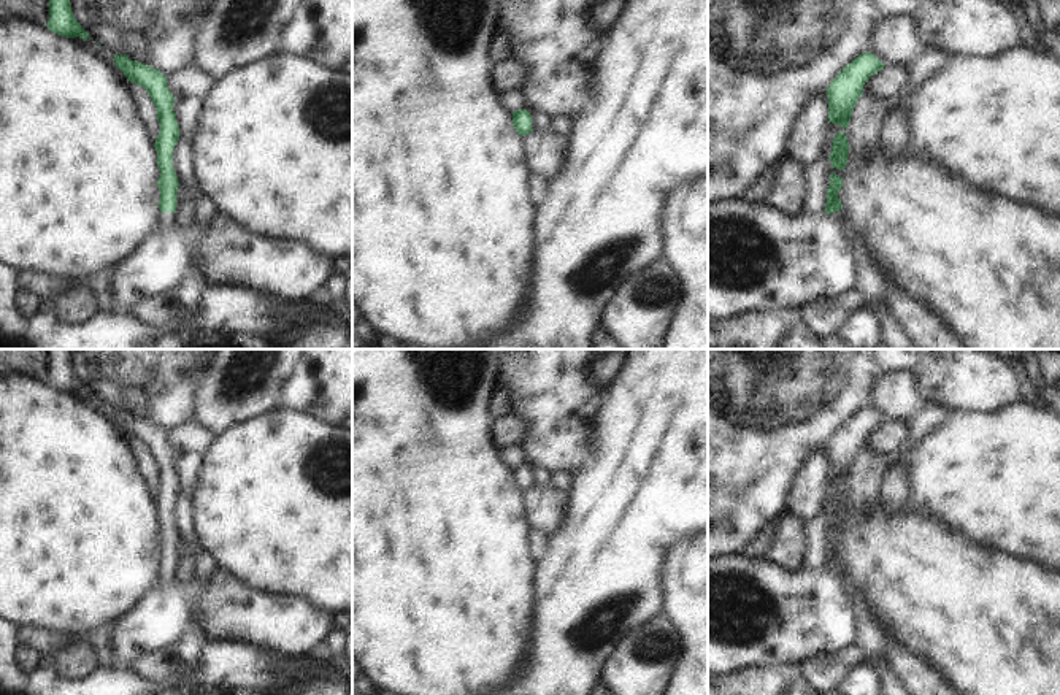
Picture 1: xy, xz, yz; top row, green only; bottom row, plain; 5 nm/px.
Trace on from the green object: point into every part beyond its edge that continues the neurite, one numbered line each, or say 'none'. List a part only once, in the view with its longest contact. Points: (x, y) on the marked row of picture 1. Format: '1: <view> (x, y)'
1: xy (164, 219)

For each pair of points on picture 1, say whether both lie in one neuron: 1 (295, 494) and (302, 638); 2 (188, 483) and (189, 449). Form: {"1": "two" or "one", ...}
{"1": "two", "2": "one"}

